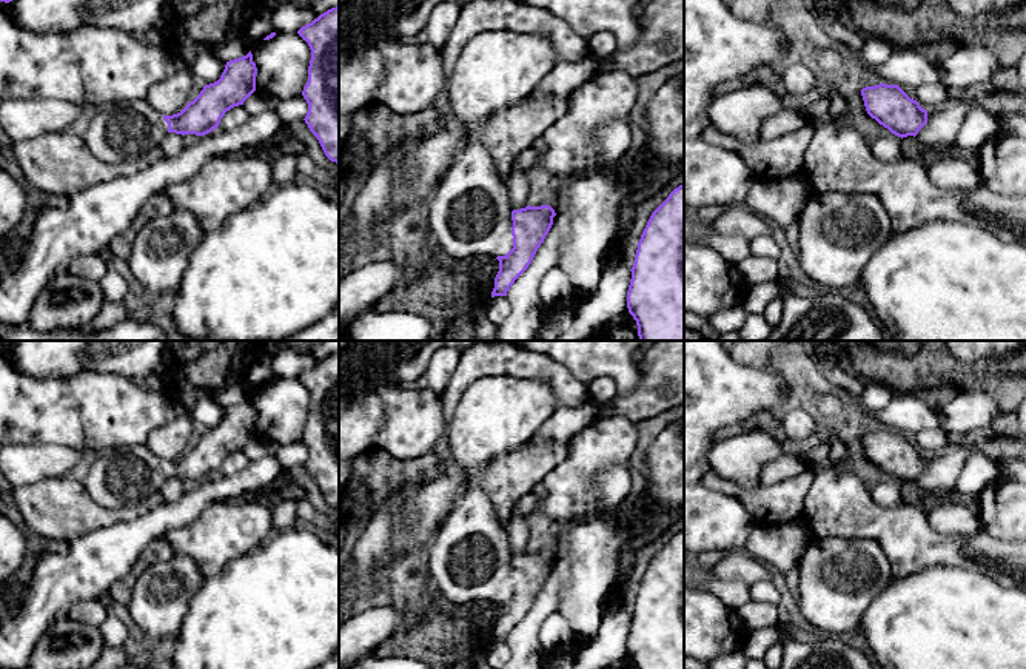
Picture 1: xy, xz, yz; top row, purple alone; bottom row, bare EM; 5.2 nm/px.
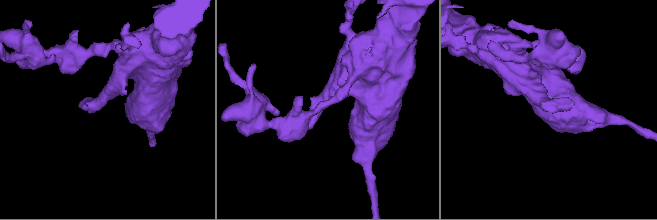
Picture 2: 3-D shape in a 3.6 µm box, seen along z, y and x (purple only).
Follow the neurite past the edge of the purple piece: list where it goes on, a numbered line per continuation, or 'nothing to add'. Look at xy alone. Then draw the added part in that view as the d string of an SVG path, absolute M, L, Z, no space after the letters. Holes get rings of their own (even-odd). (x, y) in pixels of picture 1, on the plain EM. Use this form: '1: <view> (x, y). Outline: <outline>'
1: xy (107, 483). Outline: M131 445L99 453L83 484L97 504L119 509L146 492L157 492L166 479L162 458L146 445Z

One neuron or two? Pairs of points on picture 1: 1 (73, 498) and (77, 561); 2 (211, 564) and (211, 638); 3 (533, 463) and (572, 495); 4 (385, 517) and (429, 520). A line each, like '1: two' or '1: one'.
1: two
2: two
3: two
4: two

